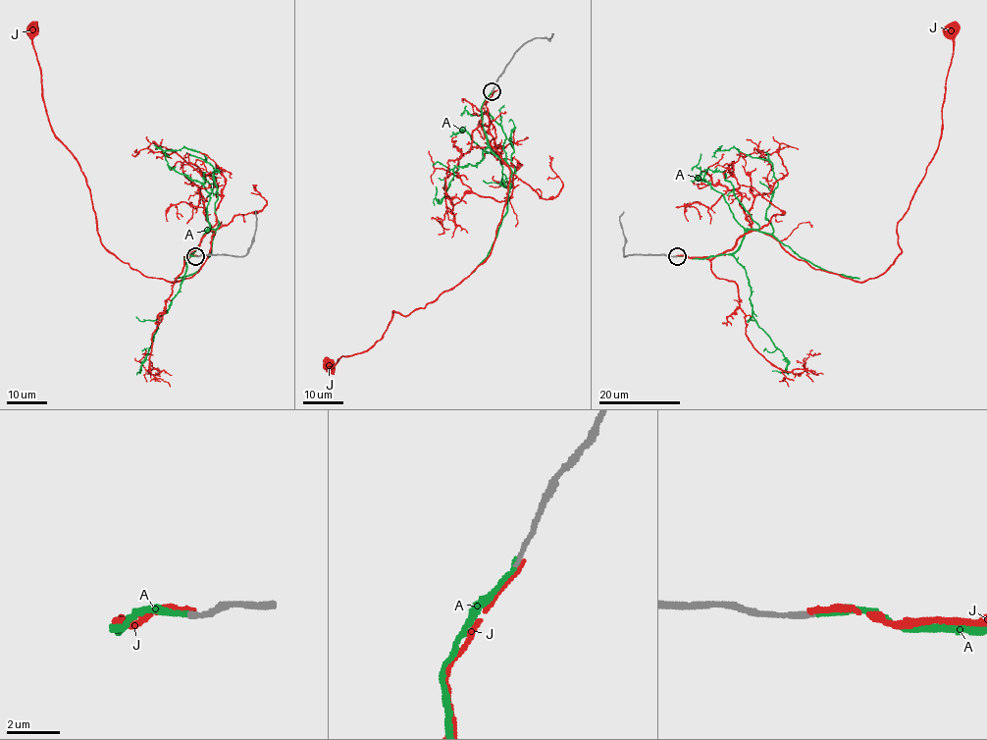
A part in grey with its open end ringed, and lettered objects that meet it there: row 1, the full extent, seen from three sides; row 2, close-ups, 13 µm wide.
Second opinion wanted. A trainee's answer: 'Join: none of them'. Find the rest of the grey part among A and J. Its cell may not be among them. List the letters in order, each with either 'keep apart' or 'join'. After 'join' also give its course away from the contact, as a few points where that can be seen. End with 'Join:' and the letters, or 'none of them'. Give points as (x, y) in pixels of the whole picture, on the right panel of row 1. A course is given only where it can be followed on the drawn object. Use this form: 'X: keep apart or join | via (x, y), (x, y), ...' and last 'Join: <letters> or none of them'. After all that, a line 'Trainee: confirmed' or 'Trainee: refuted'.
A: join | via (676, 256), (732, 254), (751, 229), (773, 231), (772, 164), (722, 145)
J: keep apart
Join: A
Trainee: refuted

